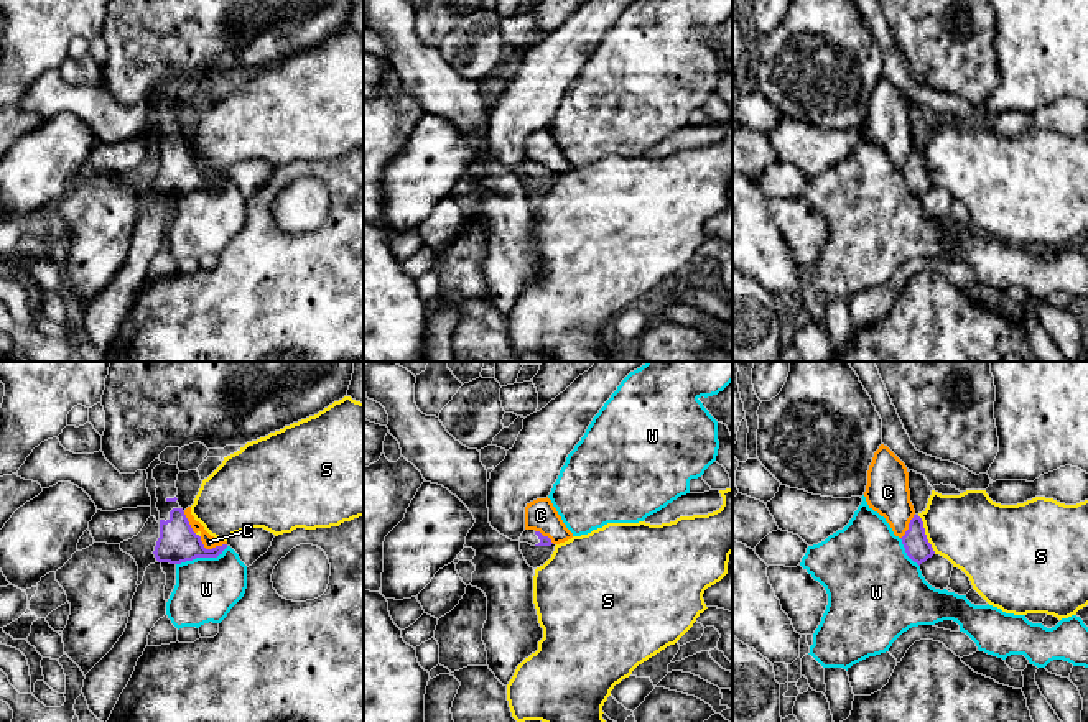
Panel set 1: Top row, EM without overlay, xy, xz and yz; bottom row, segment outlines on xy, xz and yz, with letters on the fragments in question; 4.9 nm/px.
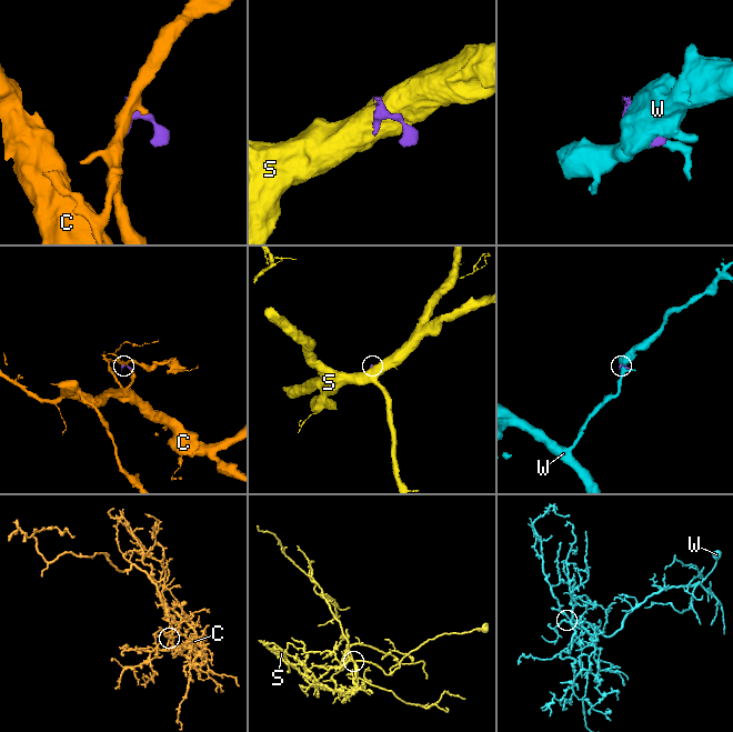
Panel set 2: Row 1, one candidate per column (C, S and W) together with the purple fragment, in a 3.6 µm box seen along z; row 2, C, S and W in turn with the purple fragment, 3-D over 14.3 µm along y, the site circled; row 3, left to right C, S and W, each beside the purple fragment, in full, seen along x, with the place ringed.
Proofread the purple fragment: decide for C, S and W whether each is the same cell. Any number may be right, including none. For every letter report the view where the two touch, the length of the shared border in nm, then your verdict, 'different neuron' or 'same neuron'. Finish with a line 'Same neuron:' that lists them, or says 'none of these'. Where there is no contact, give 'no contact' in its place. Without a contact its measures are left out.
C: xy | 140 nm | different neuron
S: yz | 220 nm | different neuron
W: xy | 280 nm | different neuron
Same neuron: none of these

